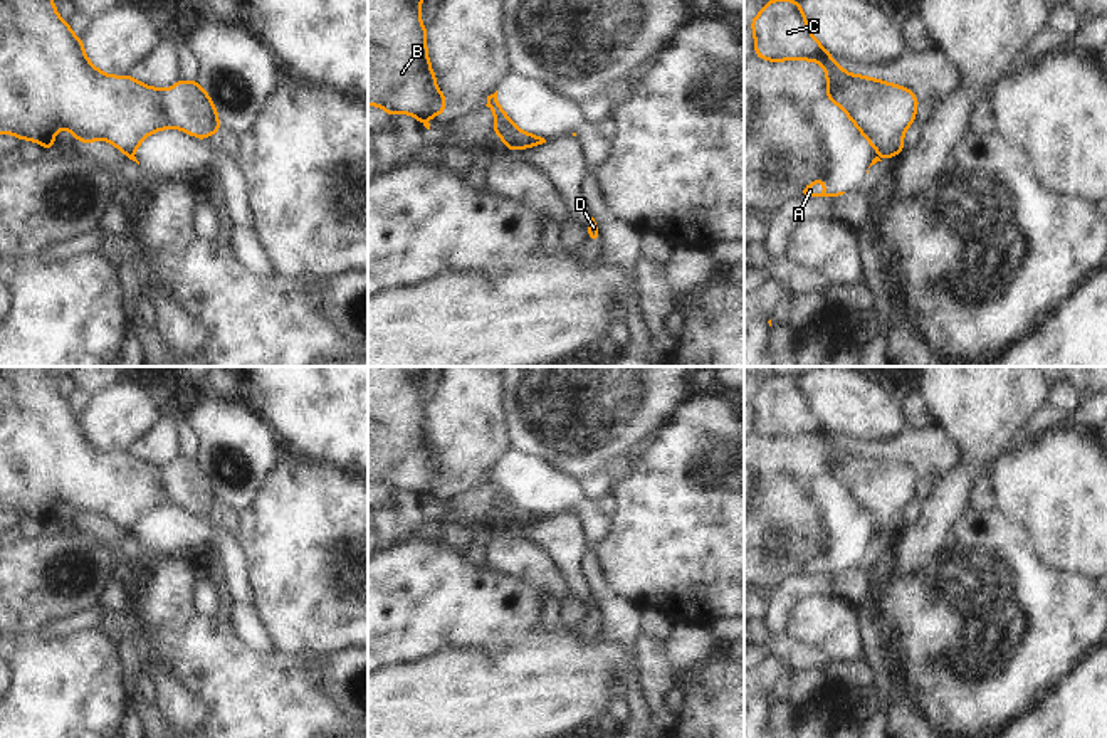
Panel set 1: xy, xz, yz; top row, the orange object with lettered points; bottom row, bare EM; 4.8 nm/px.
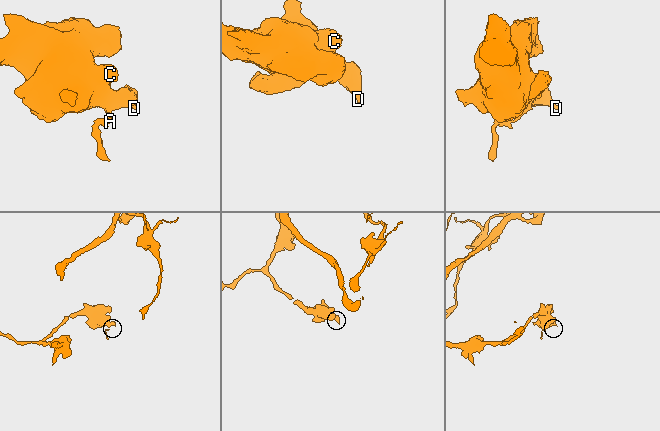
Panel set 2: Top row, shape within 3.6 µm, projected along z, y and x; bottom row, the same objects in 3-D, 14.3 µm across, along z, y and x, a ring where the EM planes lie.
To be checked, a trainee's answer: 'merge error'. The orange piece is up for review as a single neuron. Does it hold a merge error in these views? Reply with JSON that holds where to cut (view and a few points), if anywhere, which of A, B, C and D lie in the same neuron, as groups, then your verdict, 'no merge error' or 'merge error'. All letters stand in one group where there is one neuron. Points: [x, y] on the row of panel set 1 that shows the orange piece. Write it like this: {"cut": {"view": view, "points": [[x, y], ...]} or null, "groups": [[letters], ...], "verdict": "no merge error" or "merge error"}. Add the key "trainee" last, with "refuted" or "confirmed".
{"cut": {"view": "xz", "points": [[491, 94], [509, 121]]}, "groups": [["A"], ["B", "C", "D"]], "verdict": "merge error", "trainee": "confirmed"}

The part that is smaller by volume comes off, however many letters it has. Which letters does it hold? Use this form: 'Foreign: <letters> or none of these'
Foreign: A

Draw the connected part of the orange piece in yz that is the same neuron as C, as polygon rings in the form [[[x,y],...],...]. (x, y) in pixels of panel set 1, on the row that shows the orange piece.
[[[769,0],[749,24],[754,32],[754,50],[758,59],[766,59],[769,62],[818,62],[826,71],[826,99],[847,113],[848,119],[860,129],[862,136],[882,155],[882,158],[887,160],[905,151],[902,138],[905,129],[916,123],[916,109],[921,103],[910,89],[867,76],[848,74],[810,32],[800,2]]]

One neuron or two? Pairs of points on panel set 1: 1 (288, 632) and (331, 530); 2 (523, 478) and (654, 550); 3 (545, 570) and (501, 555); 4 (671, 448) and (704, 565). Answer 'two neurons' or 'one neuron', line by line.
1: one neuron
2: two neurons
3: one neuron
4: one neuron

